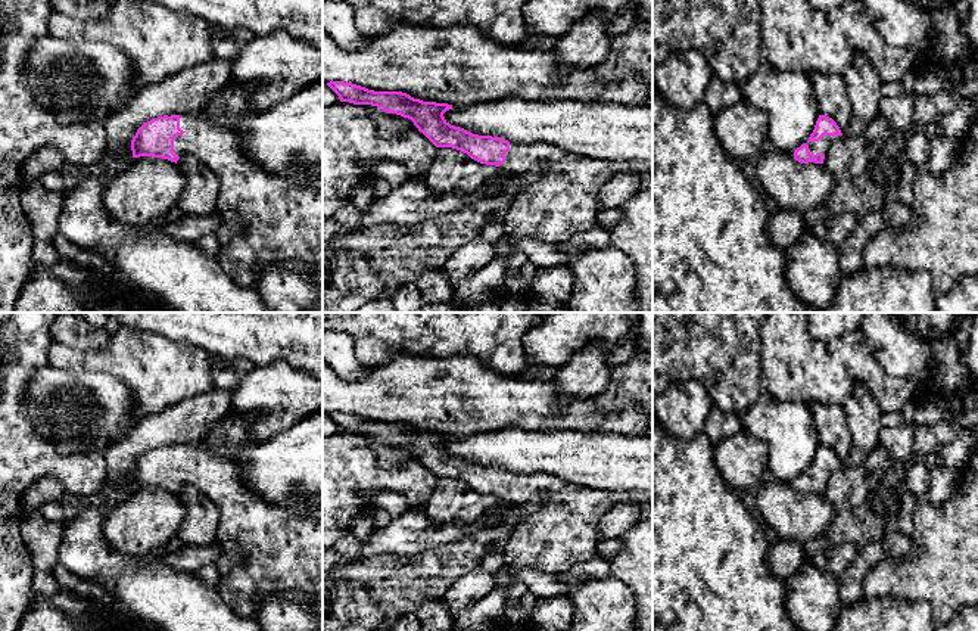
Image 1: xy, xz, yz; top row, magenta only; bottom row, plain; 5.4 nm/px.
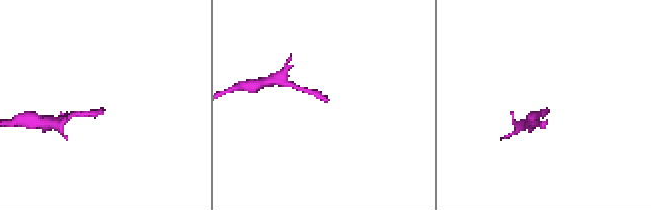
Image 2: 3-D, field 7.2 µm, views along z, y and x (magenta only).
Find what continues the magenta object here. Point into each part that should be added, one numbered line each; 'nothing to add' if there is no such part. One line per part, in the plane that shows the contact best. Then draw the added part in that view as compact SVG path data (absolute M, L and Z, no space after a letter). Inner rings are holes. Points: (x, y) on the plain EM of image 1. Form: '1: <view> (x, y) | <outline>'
1: yz (821, 476) | M823 466L819 472L806 472L809 475L810 484L822 484L825 485L826 481L831 478L832 473L835 473L842 466Z

